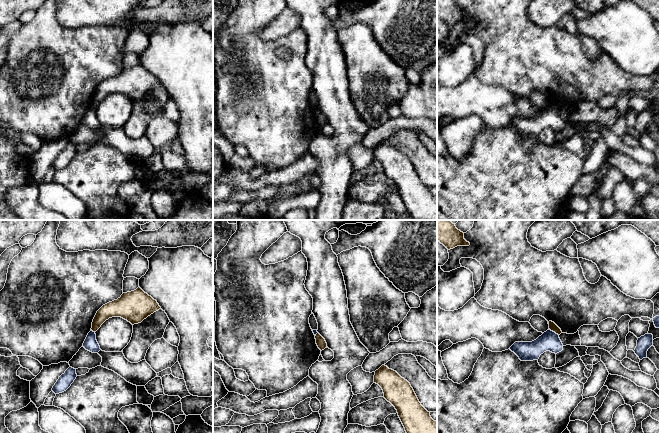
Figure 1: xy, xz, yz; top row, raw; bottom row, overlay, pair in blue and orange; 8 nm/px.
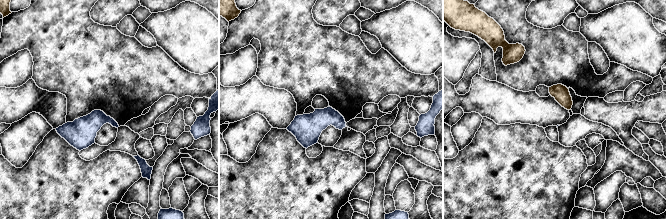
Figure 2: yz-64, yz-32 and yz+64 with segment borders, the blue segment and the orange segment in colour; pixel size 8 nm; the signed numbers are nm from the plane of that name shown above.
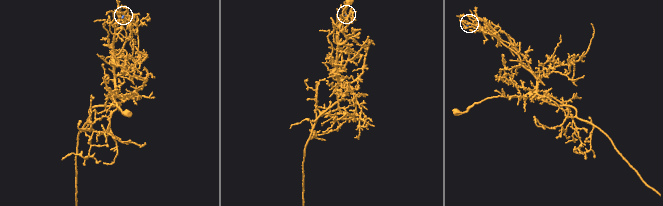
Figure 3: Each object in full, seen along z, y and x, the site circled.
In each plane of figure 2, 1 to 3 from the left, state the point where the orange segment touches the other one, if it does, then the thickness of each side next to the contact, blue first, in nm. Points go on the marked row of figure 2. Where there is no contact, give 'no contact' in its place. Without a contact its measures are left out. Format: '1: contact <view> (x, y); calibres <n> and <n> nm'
1: no contact
2: no contact
3: no contact

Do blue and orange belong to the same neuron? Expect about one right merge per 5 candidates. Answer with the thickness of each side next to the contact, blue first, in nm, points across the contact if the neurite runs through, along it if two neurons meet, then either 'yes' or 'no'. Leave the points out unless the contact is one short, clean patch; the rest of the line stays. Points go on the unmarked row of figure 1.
calibres 160 and 70 nm; border yz (549, 104), (558, 111); no

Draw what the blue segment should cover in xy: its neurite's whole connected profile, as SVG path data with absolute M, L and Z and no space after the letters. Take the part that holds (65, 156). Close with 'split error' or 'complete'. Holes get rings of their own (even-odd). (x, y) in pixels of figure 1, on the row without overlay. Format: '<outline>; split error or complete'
M69 143L64 150L62 150L59 155L57 156L57 158L55 159L55 161L52 164L52 167L55 170L59 170L62 169L64 167L66 167L71 160L74 158L74 156L76 155L77 150L76 150L76 145Z; complete

